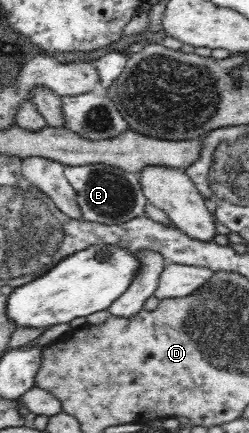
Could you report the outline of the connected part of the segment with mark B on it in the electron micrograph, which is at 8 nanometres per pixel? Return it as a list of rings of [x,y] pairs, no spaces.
[[[106,164],[65,166],[65,176],[76,193],[76,203],[86,221],[105,225],[122,224],[124,221],[144,216],[144,206],[148,204],[142,192],[139,176]]]

